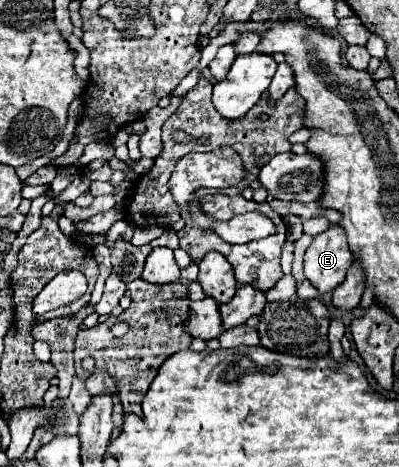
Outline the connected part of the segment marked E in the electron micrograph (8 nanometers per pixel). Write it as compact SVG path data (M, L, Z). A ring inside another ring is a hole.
M332 224L328 230L314 236L310 248L304 254L304 274L318 288L318 292L330 292L344 280L354 256L350 252L346 232Z

